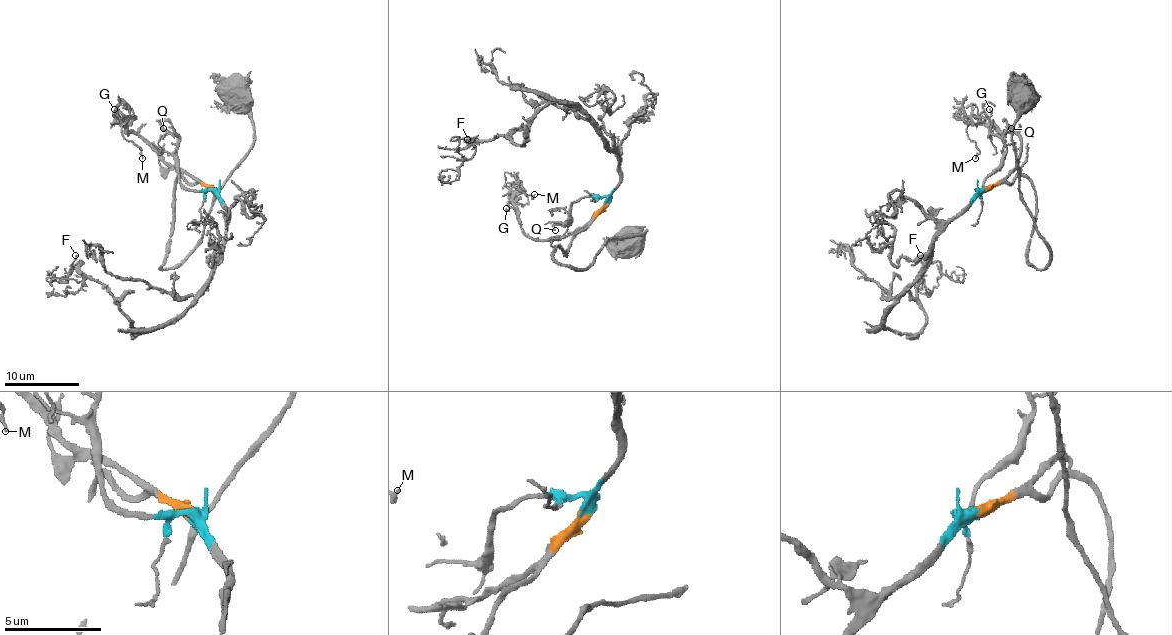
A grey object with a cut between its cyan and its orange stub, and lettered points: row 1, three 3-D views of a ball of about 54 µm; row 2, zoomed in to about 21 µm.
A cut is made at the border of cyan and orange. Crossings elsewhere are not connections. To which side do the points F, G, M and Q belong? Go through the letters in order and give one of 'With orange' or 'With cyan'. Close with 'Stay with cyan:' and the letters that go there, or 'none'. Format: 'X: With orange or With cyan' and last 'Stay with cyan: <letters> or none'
F: With cyan
G: With orange
M: With orange
Q: With cyan
Stay with cyan: F, Q

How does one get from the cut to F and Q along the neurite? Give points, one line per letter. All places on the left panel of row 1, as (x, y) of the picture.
F: (215, 191), (228, 211), (228, 224), (211, 282), (162, 326), (136, 333), (113, 297), (74, 266), (76, 254)
Q: (215, 191), (188, 191), (179, 179), (175, 131), (170, 123), (162, 121), (162, 129)

